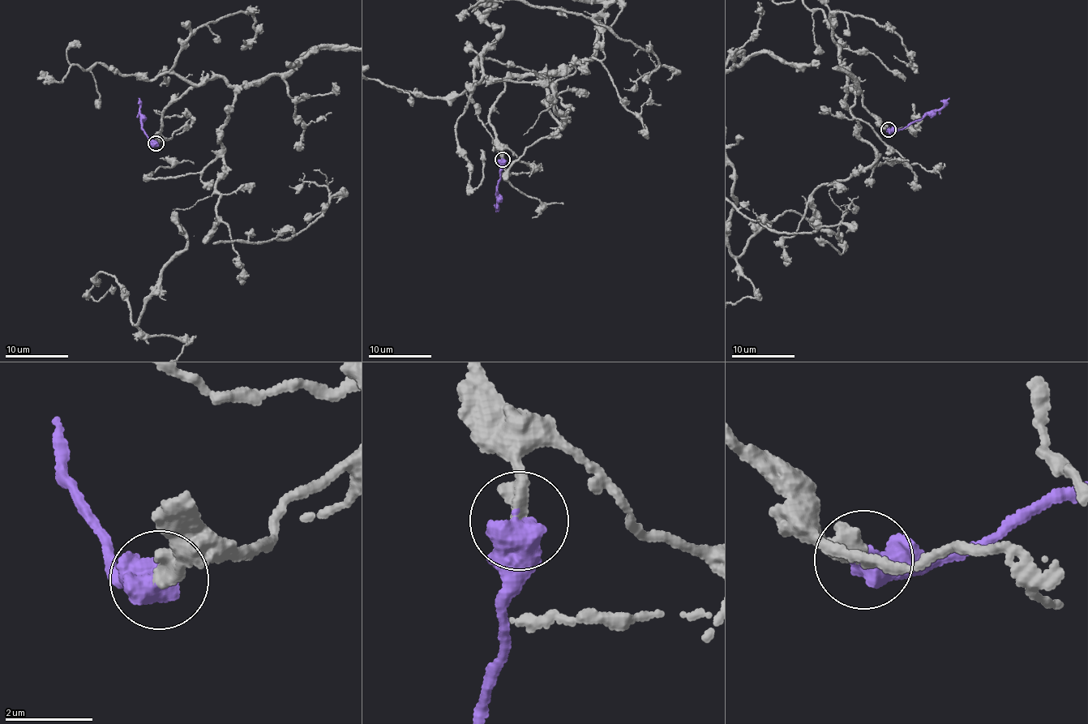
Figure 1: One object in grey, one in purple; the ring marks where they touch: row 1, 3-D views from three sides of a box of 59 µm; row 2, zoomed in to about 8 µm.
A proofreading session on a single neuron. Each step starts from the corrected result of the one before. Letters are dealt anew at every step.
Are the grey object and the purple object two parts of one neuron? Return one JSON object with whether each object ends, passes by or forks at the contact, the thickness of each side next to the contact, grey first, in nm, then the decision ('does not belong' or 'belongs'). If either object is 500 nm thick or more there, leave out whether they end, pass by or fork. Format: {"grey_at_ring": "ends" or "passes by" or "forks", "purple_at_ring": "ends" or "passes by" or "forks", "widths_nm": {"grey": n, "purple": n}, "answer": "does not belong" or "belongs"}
{"widths_nm": {"grey": 440, "purple": 700}, "answer": "belongs"}

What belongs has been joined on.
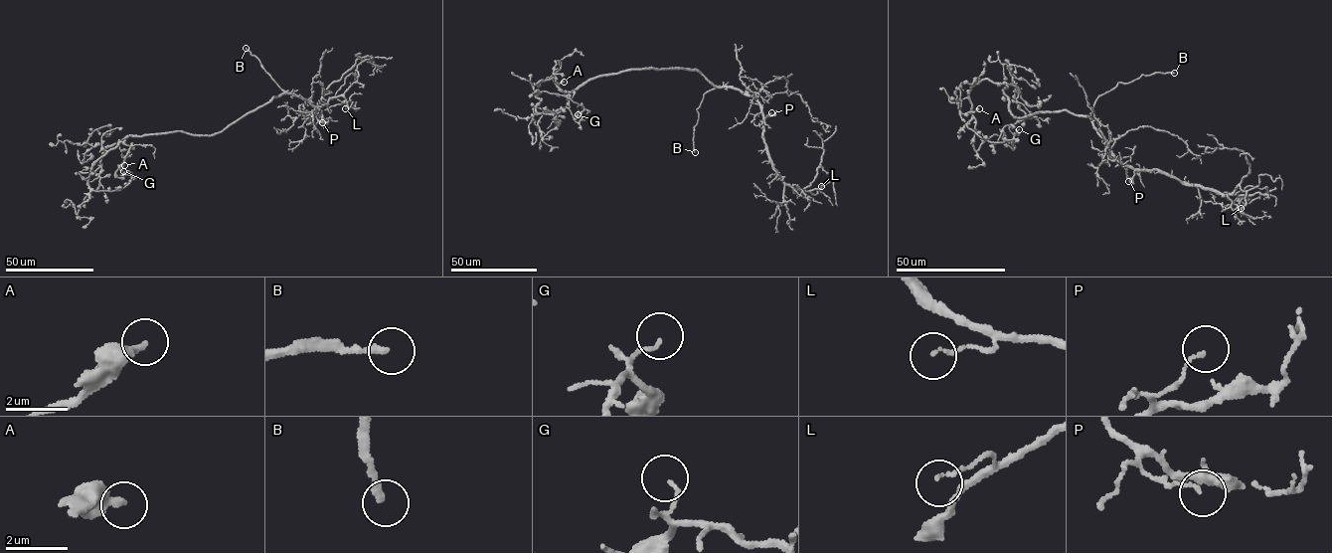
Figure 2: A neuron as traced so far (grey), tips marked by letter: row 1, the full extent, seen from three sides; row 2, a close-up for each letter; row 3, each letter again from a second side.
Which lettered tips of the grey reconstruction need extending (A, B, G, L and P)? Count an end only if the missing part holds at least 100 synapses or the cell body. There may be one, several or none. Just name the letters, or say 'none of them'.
B

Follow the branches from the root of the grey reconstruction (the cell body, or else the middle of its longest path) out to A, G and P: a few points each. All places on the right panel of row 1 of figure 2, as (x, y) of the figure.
A: (1047, 111), (1014, 116), (1002, 91), (1004, 82), (978, 78), (961, 84), (955, 92), (960, 110), (979, 108)
G: (1047, 111), (1015, 116), (1004, 82), (984, 79), (971, 86), (969, 128), (995, 142), (1019, 129)
P: (1047, 111), (1065, 109), (1090, 118), (1108, 150), (1133, 170), (1134, 174), (1128, 181)

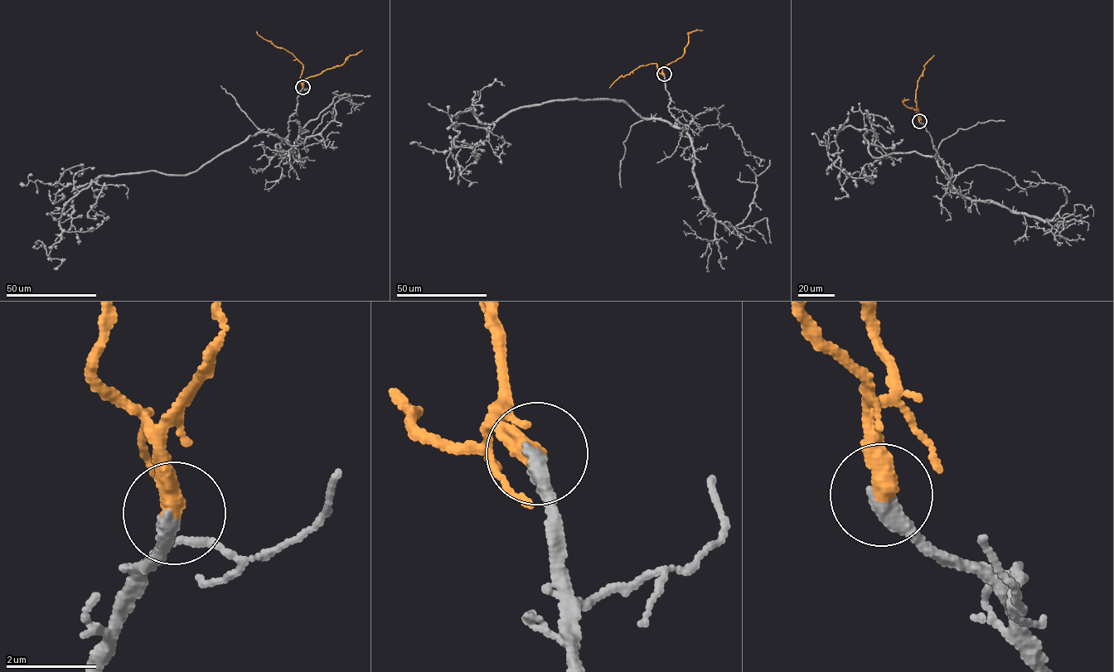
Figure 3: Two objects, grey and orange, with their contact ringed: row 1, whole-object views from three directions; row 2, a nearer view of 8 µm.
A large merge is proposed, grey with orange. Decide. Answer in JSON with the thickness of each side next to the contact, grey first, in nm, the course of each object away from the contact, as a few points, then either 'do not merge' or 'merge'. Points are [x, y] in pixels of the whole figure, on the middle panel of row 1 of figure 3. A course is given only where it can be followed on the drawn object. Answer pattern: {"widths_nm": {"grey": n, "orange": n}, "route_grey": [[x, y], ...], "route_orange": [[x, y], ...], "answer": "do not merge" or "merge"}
{"widths_nm": {"grey": 400, "orange": 460}, "route_grey": [[663, 74], [674, 125], [609, 99], [548, 101], [491, 123], [461, 111], [453, 166]], "route_orange": [[664, 74], [658, 72], [656, 64], [650, 63], [621, 76], [609, 88]], "answer": "merge"}

